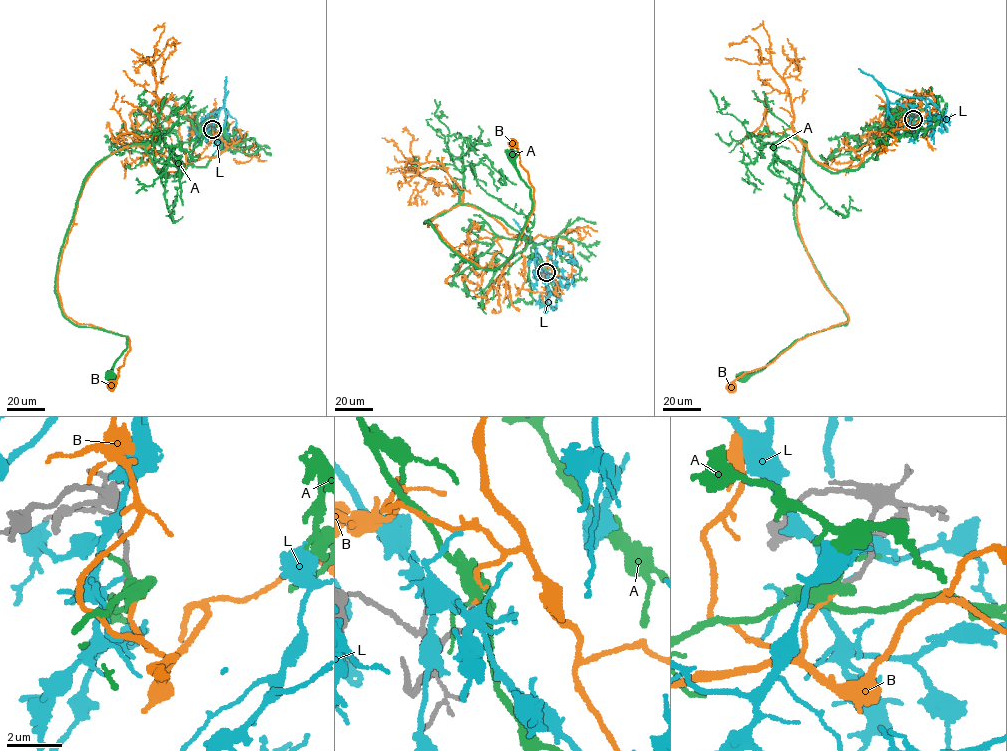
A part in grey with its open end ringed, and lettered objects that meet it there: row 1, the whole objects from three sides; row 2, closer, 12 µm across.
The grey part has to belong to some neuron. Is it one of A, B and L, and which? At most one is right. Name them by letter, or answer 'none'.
B

